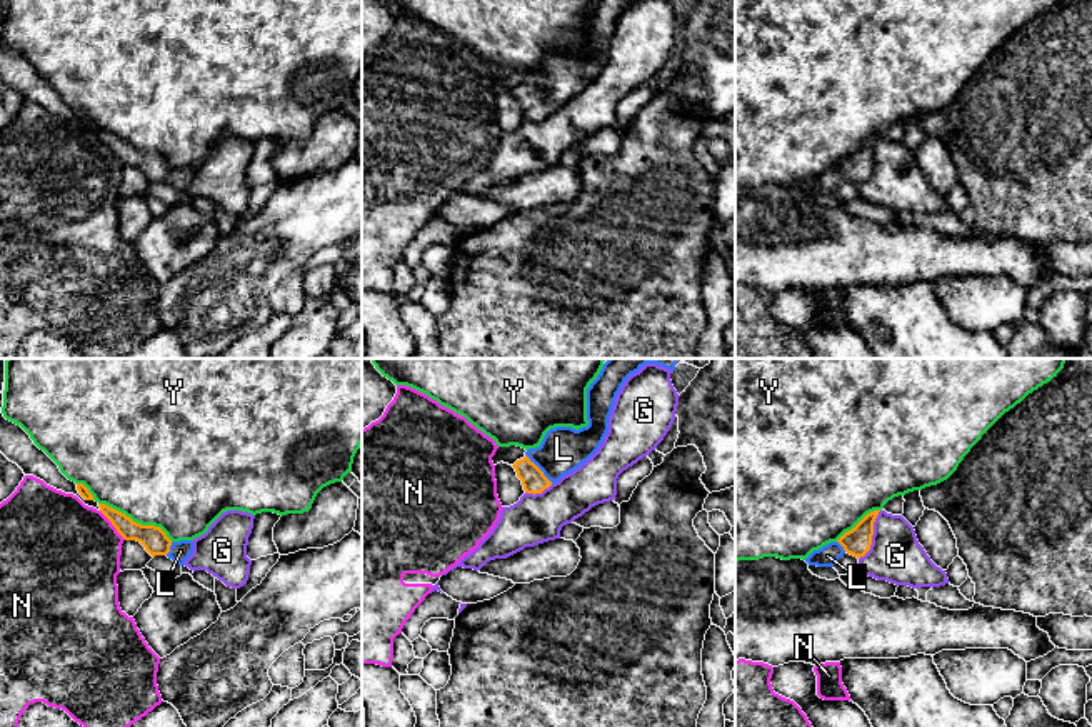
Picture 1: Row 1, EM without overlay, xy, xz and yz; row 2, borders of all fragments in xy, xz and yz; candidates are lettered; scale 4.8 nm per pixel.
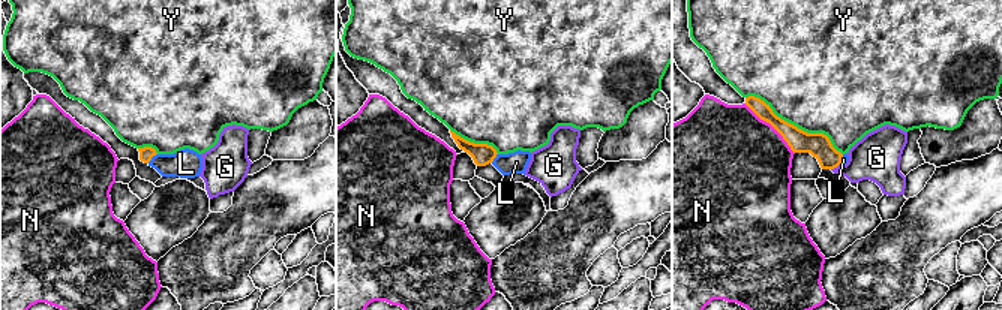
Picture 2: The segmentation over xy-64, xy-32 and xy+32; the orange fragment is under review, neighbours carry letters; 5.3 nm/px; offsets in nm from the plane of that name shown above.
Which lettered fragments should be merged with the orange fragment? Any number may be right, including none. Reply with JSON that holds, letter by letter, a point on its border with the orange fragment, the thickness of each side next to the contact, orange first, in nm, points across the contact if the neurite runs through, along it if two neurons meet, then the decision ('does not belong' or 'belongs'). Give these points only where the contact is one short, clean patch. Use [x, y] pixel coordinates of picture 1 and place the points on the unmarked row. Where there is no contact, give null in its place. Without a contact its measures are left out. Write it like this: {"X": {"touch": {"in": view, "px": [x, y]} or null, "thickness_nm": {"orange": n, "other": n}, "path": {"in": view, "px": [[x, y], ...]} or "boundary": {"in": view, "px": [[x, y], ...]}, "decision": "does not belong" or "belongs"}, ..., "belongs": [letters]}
{"G": {"touch": {"in": "yz", "px": [872, 160]}, "thickness_nm": {"orange": 130, "other": 260}, "decision": "does not belong"}, "L": {"touch": {"in": "xz", "px": [539, 95]}, "thickness_nm": {"orange": 120, "other": 220}, "path": {"in": "xz", "px": [[534, 107], [539, 95], [564, 75]]}, "decision": "belongs"}, "N": {"touch": {"in": "xy", "px": [112, 150]}, "thickness_nm": {"orange": 120, "other": 480}, "decision": "does not belong"}, "Y": {"touch": {"in": "xy", "px": [135, 149]}, "thickness_nm": {"orange": 120, "other": 480}, "decision": "does not belong"}, "belongs": ["L"]}

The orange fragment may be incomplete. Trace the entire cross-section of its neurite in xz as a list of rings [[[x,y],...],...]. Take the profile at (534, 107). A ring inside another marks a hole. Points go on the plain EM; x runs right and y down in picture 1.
[[[599,0],[587,15],[589,52],[550,55],[542,70],[528,75],[512,93],[527,120],[542,120],[564,102],[579,95],[602,72],[609,45],[622,12],[632,0]]]

